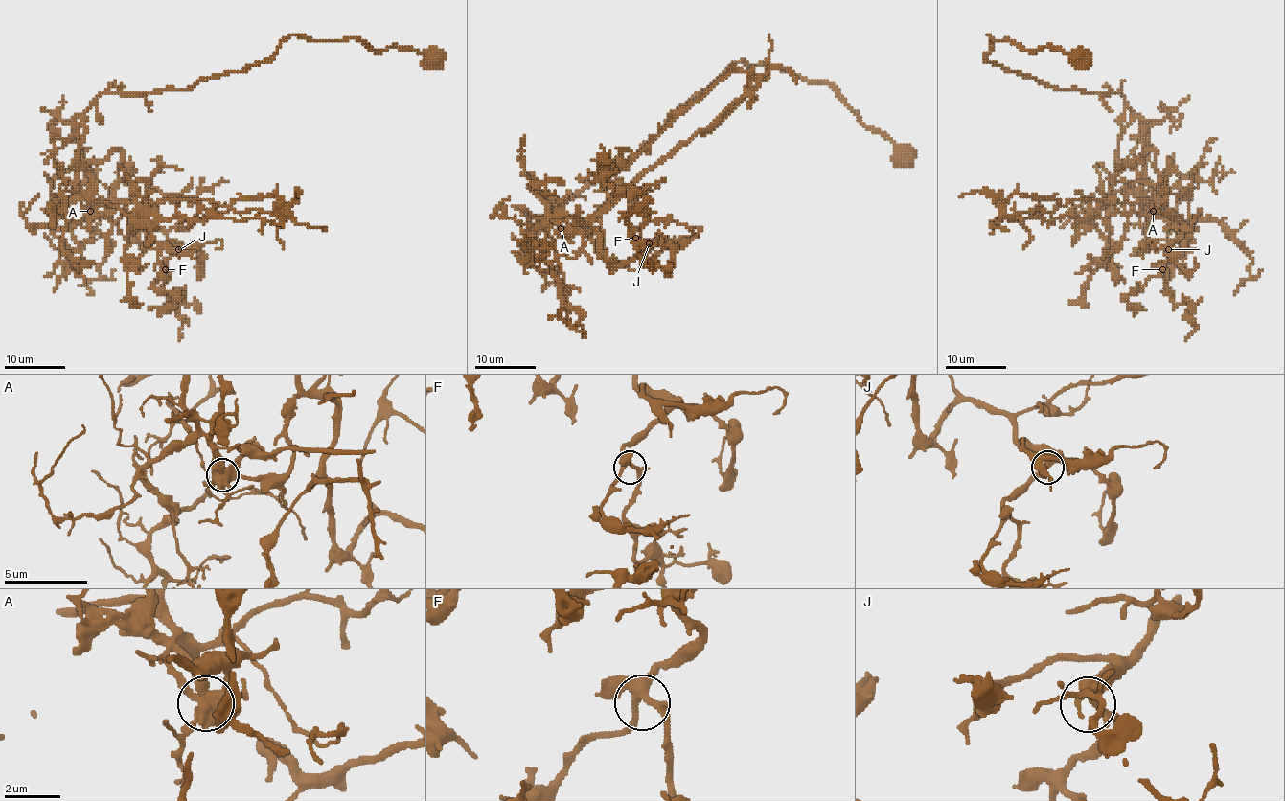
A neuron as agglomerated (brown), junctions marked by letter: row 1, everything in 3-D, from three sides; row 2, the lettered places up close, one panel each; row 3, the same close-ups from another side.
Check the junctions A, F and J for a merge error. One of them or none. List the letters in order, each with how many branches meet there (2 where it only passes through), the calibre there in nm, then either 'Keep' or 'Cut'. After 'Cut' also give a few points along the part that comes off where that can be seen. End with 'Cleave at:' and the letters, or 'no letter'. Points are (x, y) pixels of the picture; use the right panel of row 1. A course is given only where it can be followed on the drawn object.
A: Branches: 6. Thickness 550 nm. Cut. Course of the part to remove: (1153, 211), (1145, 200), (1081, 199), (996, 222), (1084, 218), (1089, 200), (1076, 192)
F: Branches: 4. Thickness 340 nm. Keep
J: Branches: 5. Thickness 400 nm. Keep
Cleave at: A

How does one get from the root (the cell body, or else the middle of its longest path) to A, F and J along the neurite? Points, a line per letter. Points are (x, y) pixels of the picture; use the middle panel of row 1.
A: (905, 158), (828, 84), (742, 59), (676, 109), (631, 158), (549, 211), (546, 218), (561, 228)
F: (905, 158), (828, 84), (742, 59), (608, 174), (545, 195), (602, 234), (612, 267), (648, 246), (635, 238)
J: (905, 158), (828, 84), (733, 63), (608, 174), (557, 207), (545, 195), (602, 234), (612, 267), (649, 243)

